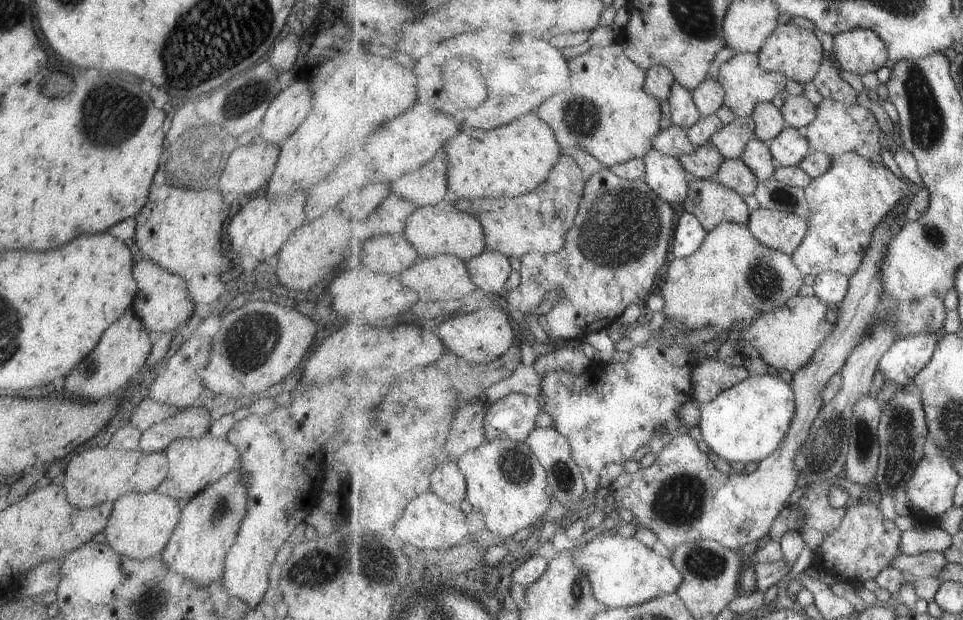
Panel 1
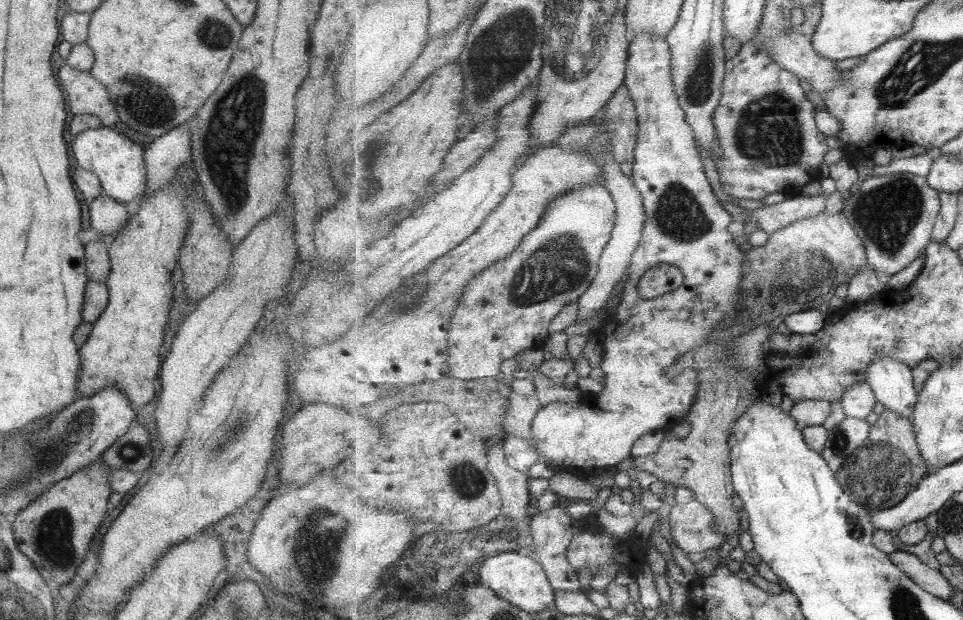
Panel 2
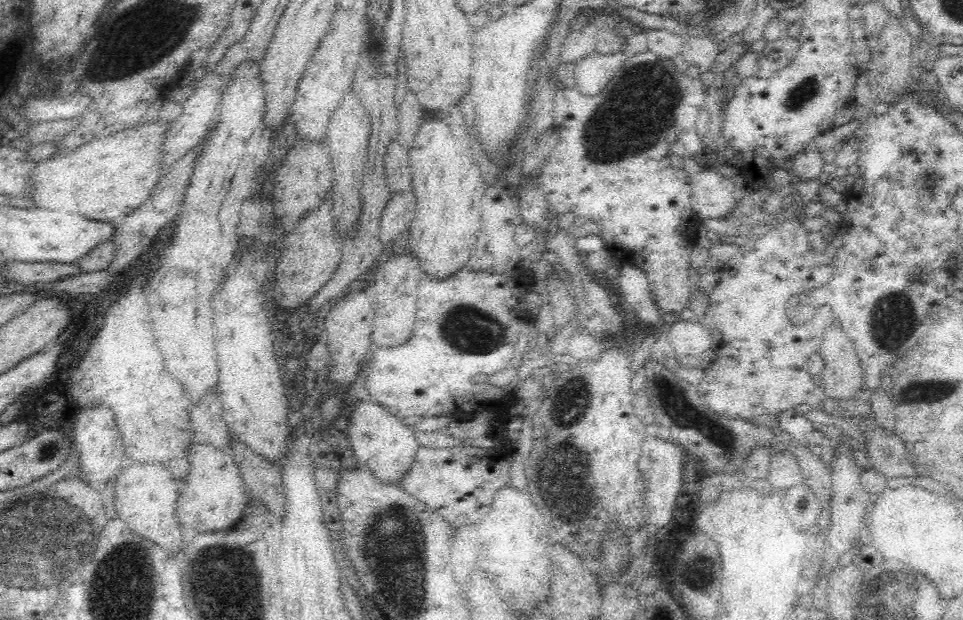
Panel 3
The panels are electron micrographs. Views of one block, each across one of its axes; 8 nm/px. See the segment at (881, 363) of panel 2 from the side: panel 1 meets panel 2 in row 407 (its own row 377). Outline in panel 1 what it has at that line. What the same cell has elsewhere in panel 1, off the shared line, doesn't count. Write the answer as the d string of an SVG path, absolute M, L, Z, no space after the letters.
M914 334L910 338L902 338L886 353L879 370L886 380L907 388L914 387L917 376L934 358L939 341L938 334Z

